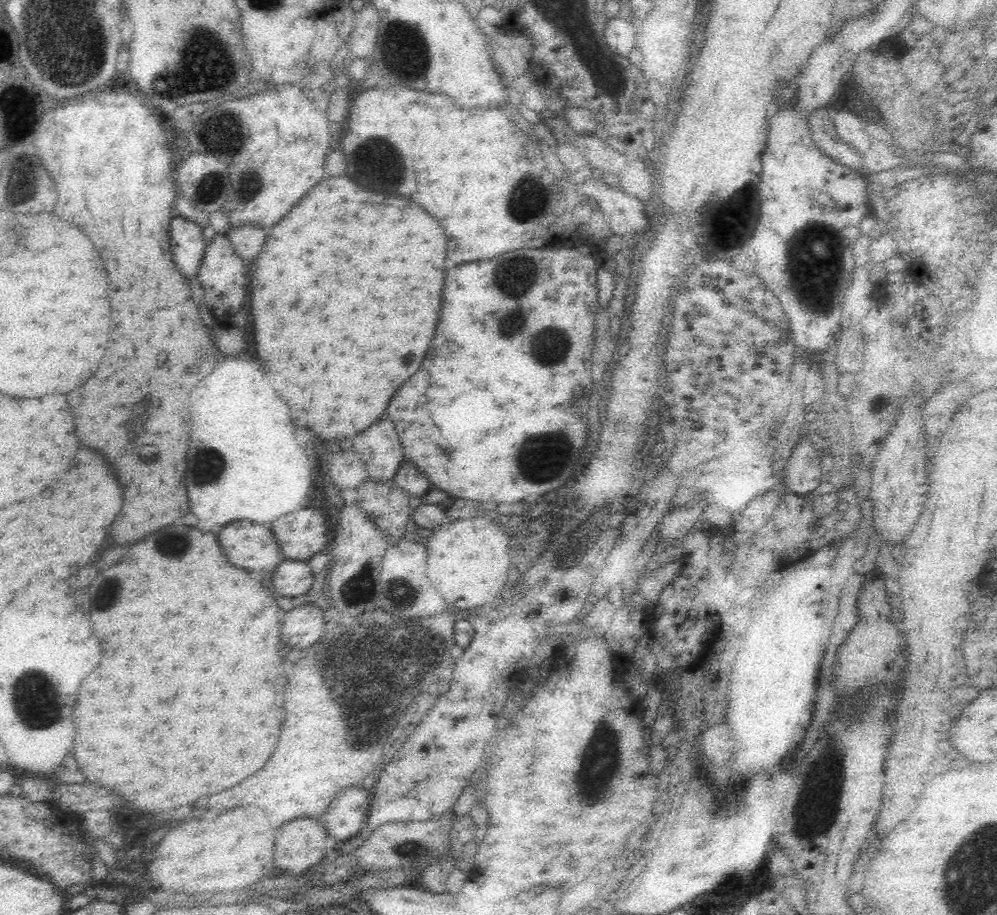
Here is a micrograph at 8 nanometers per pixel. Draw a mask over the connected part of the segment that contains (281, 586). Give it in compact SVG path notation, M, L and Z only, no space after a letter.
M284 559L282 564L276 566L274 576L272 576L272 588L274 592L280 594L280 600L308 592L314 582L314 576L306 562Z

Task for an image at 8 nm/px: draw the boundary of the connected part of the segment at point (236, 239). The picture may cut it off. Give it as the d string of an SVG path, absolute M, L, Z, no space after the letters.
M242 224L236 228L228 228L226 235L231 240L236 255L247 264L251 263L248 260L256 258L262 252L264 238L266 238L264 230L260 230L260 227L254 224Z

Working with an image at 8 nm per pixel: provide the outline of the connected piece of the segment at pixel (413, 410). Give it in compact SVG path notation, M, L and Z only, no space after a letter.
M557 230L549 234L540 244L526 246L524 250L514 250L514 252L502 254L498 258L486 258L484 262L460 264L456 268L446 270L444 292L442 292L442 316L440 316L434 340L430 344L430 350L426 354L426 358L422 360L420 370L414 376L410 376L398 388L398 392L392 396L390 406L388 406L388 414L396 426L396 432L400 436L402 446L404 446L406 458L412 461L418 470L424 472L434 486L456 496L463 509L474 509L474 500L488 502L492 498L494 502L520 502L530 494L558 493L566 480L569 479L568 476L572 474L576 460L580 458L580 452L584 449L584 436L586 436L586 424L588 424L586 414L590 410L588 404L594 404L598 390L598 388L594 388L594 382L590 376L594 336L596 335L594 334L594 318L596 318L598 306L600 306L598 304L596 270L608 272L600 278L605 282L616 264L616 249L610 247L602 239L578 236Z

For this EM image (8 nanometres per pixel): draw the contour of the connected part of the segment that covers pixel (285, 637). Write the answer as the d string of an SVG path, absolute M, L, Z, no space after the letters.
M286 604L285 608L288 608L288 612L280 626L280 636L284 644L306 648L324 634L324 618L320 608L316 606L293 608L290 604Z

